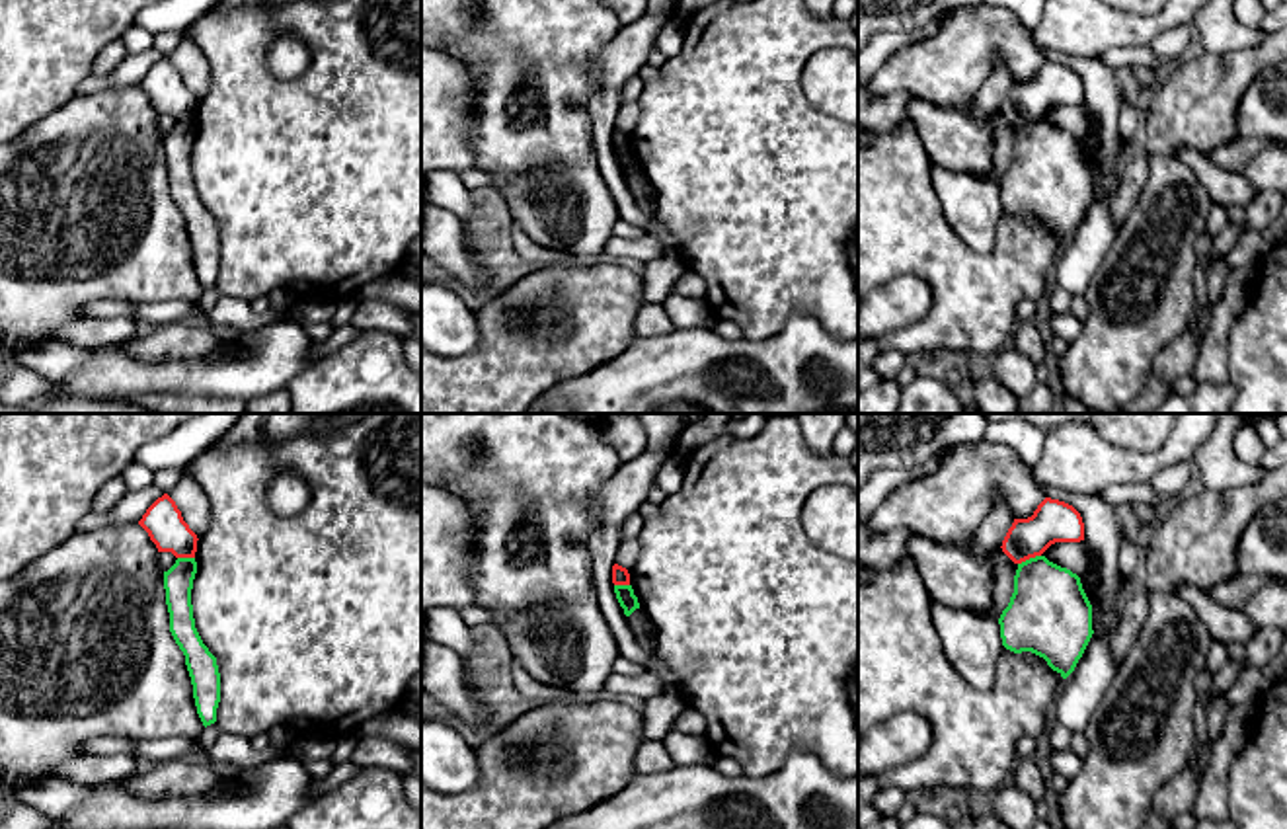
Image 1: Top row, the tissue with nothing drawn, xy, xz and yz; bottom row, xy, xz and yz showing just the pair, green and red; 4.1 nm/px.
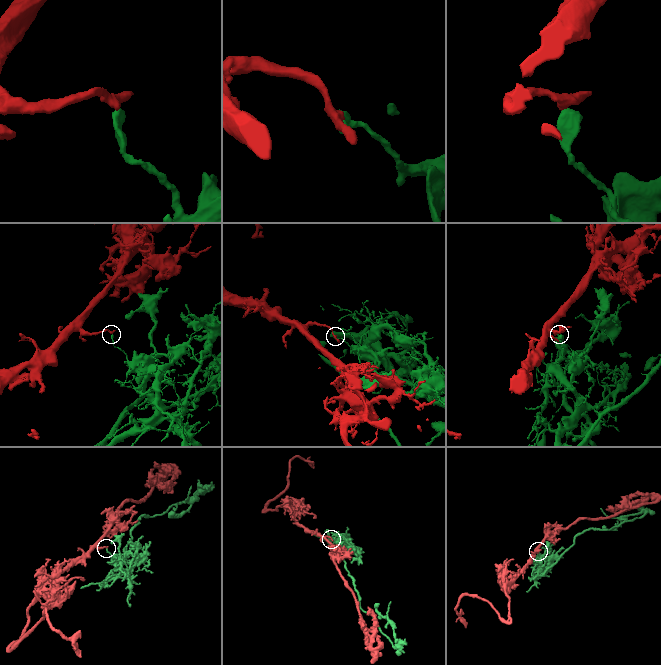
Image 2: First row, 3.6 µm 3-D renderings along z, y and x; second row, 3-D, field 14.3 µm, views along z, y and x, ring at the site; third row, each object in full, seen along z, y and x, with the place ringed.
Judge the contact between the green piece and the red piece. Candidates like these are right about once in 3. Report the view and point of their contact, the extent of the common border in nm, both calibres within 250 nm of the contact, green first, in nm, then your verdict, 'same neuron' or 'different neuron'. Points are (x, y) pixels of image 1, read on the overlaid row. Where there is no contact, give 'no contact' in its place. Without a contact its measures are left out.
yz (1028, 560) | 100 nm | 340/180 nm | different neuron

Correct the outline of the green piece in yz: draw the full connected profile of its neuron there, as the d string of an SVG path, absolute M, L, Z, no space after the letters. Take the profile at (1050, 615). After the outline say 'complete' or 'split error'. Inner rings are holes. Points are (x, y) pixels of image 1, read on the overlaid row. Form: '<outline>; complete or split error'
M1045 556L1018 564L1014 593L998 624L1006 650L1043 657L1063 679L1074 671L1094 634L1080 577Z; complete

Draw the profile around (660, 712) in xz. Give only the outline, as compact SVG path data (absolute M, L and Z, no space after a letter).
M669 691L647 698L642 710L644 741L663 741L684 708L684 698Z

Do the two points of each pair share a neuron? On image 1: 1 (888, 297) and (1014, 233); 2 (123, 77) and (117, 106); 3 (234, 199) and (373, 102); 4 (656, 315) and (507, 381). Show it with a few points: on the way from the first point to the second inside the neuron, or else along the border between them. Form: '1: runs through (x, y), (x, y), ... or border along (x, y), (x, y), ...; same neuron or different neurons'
1: border along (878, 285), (919, 276), (931, 307); different neurons
2: border along (137, 84), (77, 96); different neurons
3: runs through (270, 170), (305, 170), (338, 137); same neuron
4: border along (642, 303), (634, 320), (636, 336); different neurons

